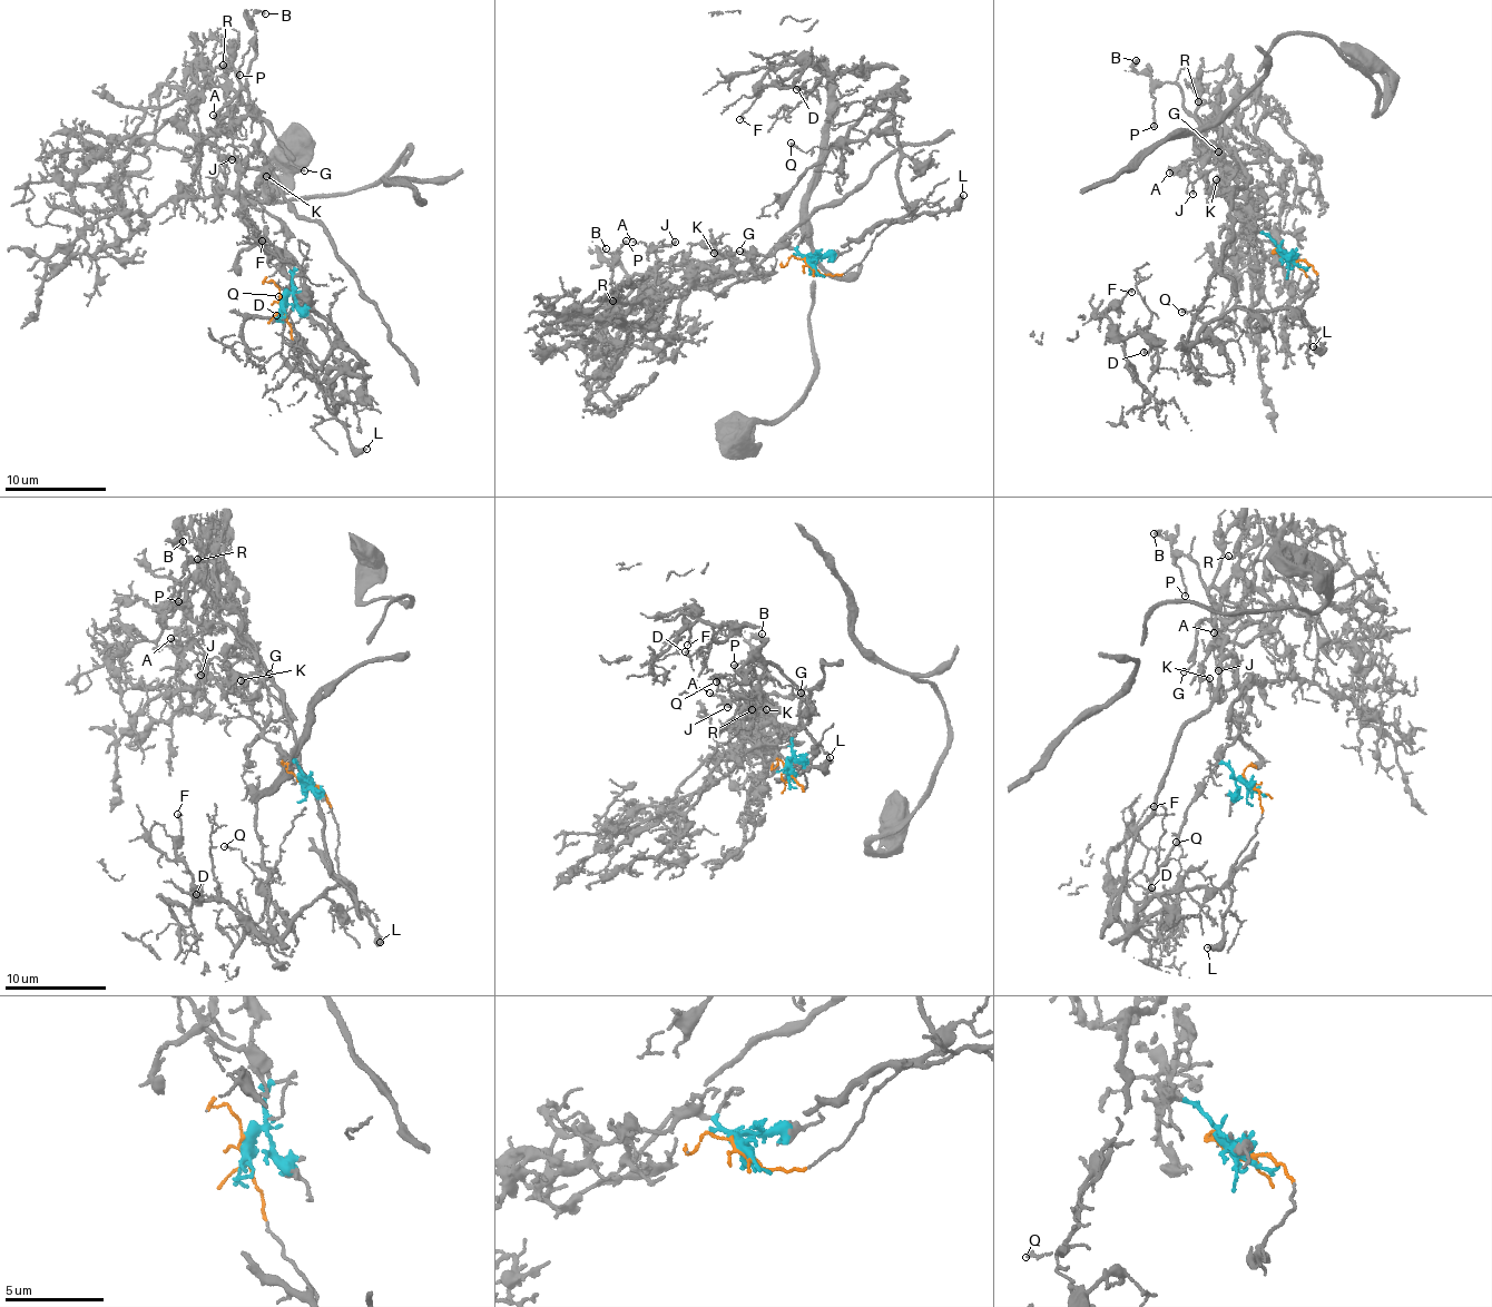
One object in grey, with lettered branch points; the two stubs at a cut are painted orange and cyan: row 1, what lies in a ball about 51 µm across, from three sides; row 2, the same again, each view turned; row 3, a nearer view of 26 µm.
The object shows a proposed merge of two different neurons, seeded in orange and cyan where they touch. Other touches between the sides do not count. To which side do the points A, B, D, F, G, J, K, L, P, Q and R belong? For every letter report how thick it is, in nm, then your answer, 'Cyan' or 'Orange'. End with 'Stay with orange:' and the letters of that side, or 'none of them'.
A: Thickness 130 nm. Cyan
B: Thickness 130 nm. Cyan
D: Thickness 160 nm. Orange
F: Thickness 120 nm. Orange
G: Thickness 130 nm. Cyan
J: Thickness 80 nm. Cyan
K: Thickness 110 nm. Cyan
L: Thickness 360 nm. Orange
P: Thickness 150 nm. Cyan
Q: Thickness 150 nm. Orange
R: Thickness 80 nm. Cyan
Stay with orange: D, F, L, Q

